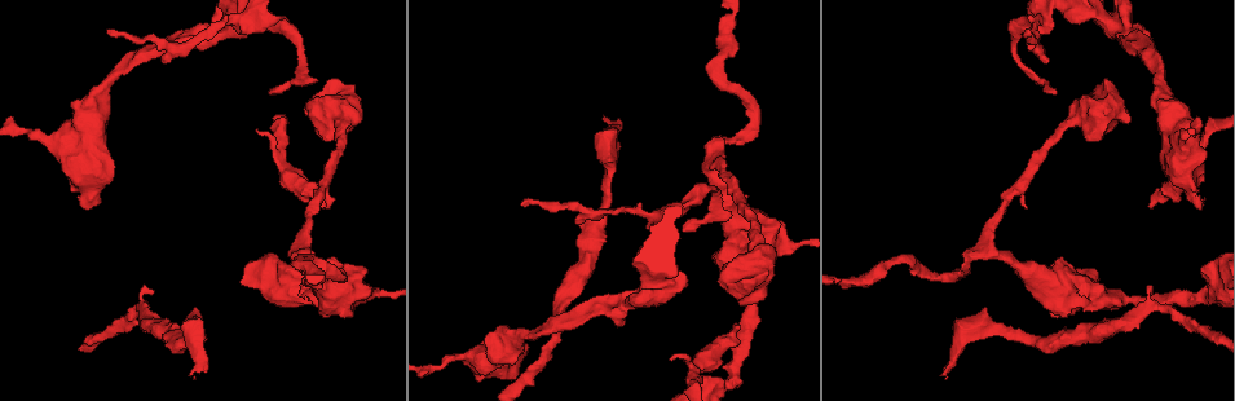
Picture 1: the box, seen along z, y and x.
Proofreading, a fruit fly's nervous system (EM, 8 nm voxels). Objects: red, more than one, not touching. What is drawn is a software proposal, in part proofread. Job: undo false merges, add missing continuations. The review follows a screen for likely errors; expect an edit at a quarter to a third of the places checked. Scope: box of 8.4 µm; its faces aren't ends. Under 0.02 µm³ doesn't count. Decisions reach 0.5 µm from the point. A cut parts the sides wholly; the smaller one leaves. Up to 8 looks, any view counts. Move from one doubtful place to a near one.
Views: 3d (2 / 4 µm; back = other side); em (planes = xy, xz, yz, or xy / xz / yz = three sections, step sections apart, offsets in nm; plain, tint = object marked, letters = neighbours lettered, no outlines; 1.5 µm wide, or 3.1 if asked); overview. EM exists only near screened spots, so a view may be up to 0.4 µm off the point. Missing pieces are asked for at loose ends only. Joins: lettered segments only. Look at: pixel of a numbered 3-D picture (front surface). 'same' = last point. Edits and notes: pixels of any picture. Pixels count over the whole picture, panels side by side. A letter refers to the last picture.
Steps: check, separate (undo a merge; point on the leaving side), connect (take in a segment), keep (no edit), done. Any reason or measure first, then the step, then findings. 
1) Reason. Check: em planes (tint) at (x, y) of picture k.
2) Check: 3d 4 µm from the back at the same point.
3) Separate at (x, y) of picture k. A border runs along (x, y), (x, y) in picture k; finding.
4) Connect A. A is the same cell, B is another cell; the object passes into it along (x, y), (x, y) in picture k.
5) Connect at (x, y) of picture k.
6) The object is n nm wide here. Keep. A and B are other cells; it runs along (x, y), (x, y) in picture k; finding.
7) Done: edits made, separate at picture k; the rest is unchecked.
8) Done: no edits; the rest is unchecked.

Check: 3d 2 µm at (1203, 199) of picture 1.

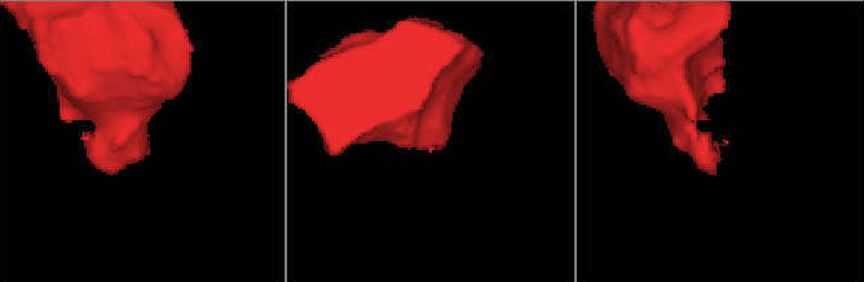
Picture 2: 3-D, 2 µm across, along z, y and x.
Check: em planes (letters) at (724, 140) of picture 2.

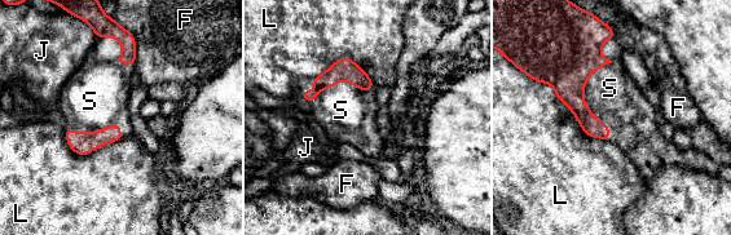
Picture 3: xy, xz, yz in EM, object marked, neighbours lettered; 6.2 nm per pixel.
Connect S. S is the same cell, F, J and L are other cells; the object passes into it along (82, 143), (97, 131), (89, 101) in picture 3; the neuron continues.

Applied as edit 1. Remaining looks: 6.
Sharp bend. Check: em planes (plain) at (952, 276) of picture 1.

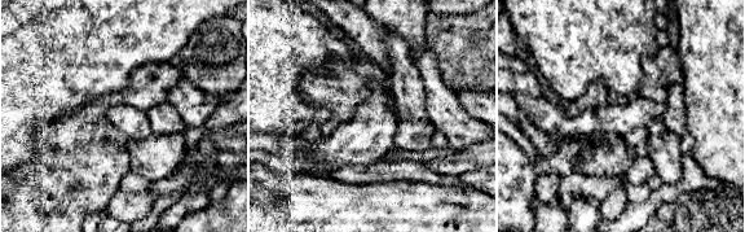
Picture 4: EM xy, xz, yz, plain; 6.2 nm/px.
What lies round it. Check: em planes (letters) at the same point.

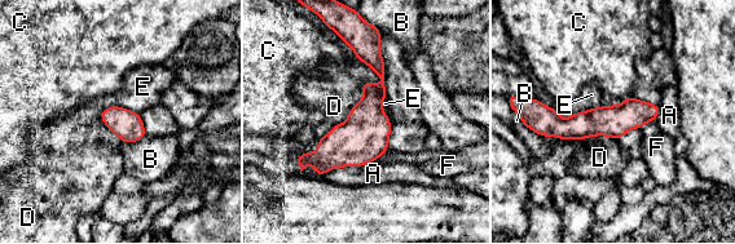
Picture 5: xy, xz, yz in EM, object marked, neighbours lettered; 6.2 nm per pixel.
Keep. A, B, C, D, E and F are other cells; it runs along (362, 43), (381, 88), (320, 171) in picture 5; all the same neuron.

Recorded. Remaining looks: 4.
Check: em planes (letters) at (740, 326) of picture 1.

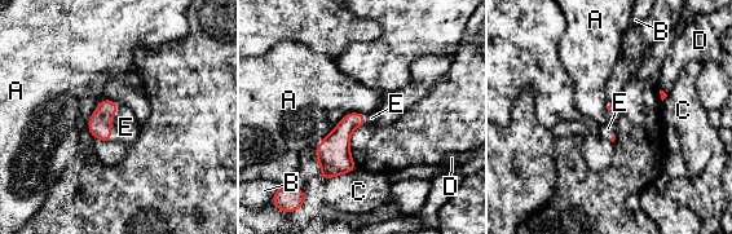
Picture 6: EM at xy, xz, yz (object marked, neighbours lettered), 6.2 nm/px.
Connect E. E is the same cell, A, B, C and D are other cells; the neuron continues.

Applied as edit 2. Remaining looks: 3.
Done: edits made, connect at picture 3, connect at picture 6; the rest is unchecked.

